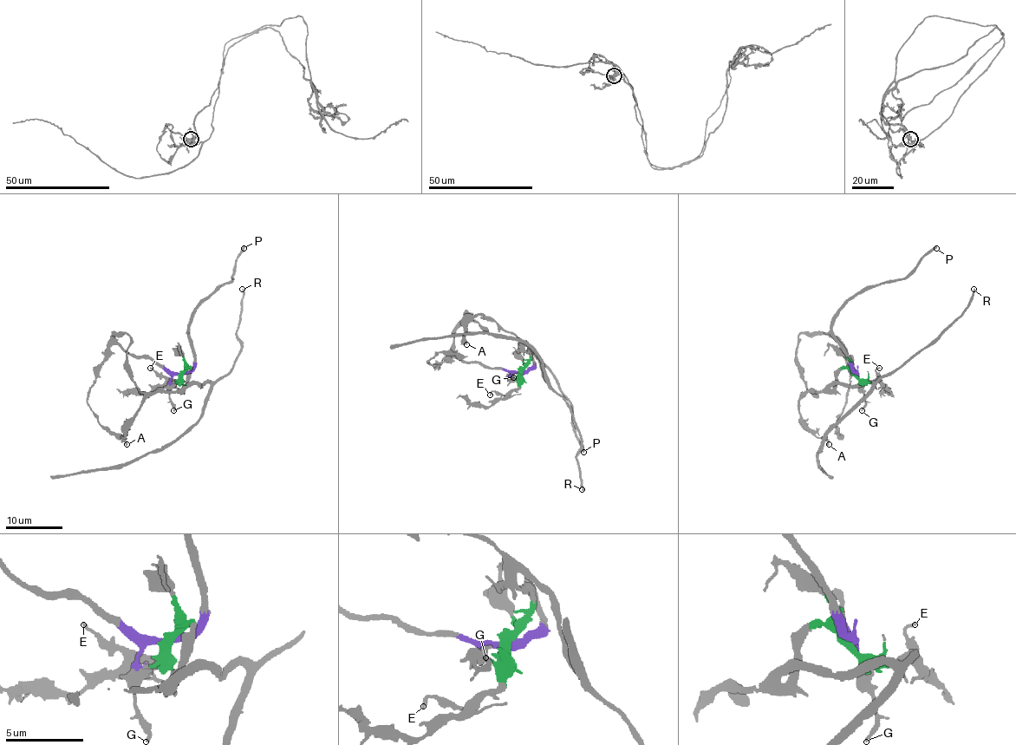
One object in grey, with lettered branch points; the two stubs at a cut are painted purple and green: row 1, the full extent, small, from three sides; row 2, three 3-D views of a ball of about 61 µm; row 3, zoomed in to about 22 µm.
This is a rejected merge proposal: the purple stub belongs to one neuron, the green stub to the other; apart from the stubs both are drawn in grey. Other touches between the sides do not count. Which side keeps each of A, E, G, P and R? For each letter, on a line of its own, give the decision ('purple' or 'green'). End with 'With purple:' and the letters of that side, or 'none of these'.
A: green
E: green
G: purple
P: purple
R: green
With purple: G, P

